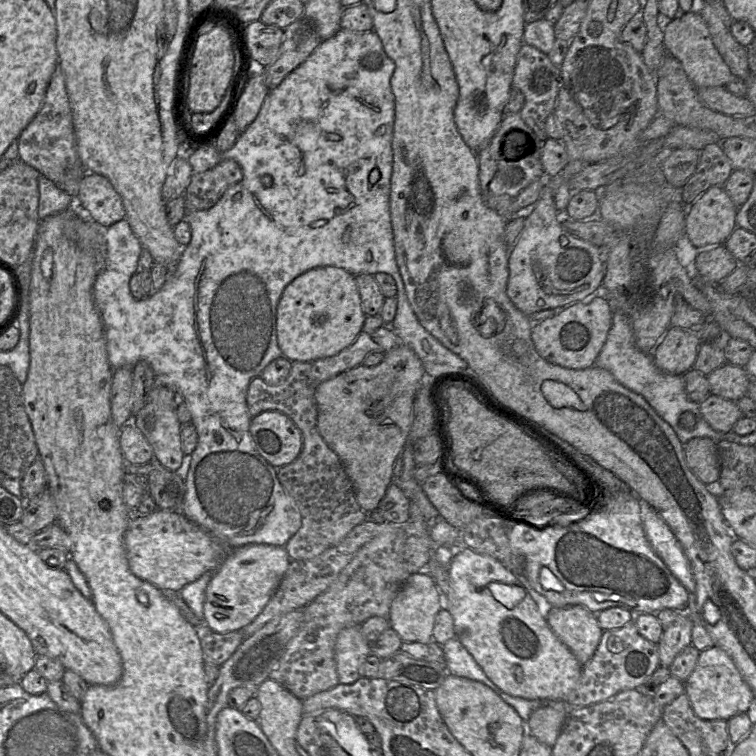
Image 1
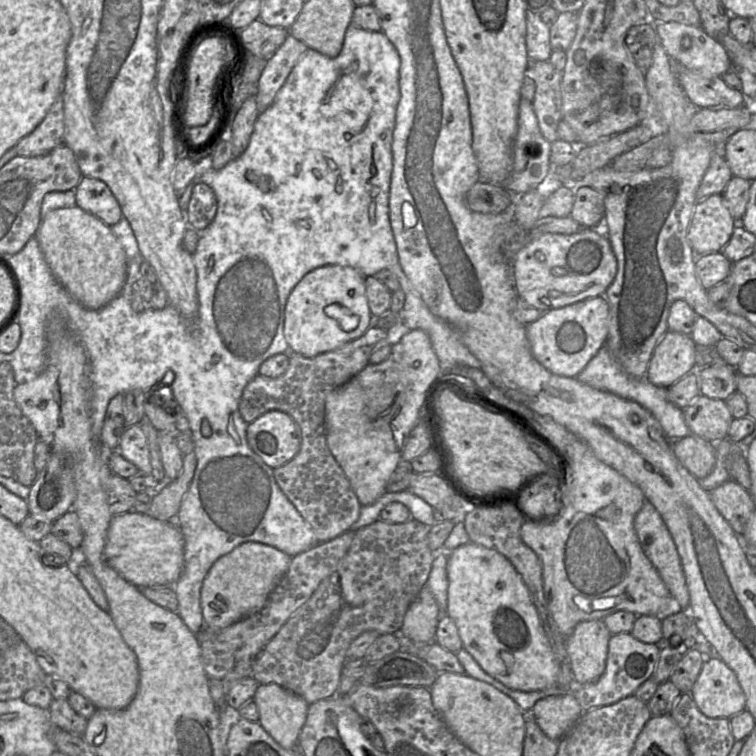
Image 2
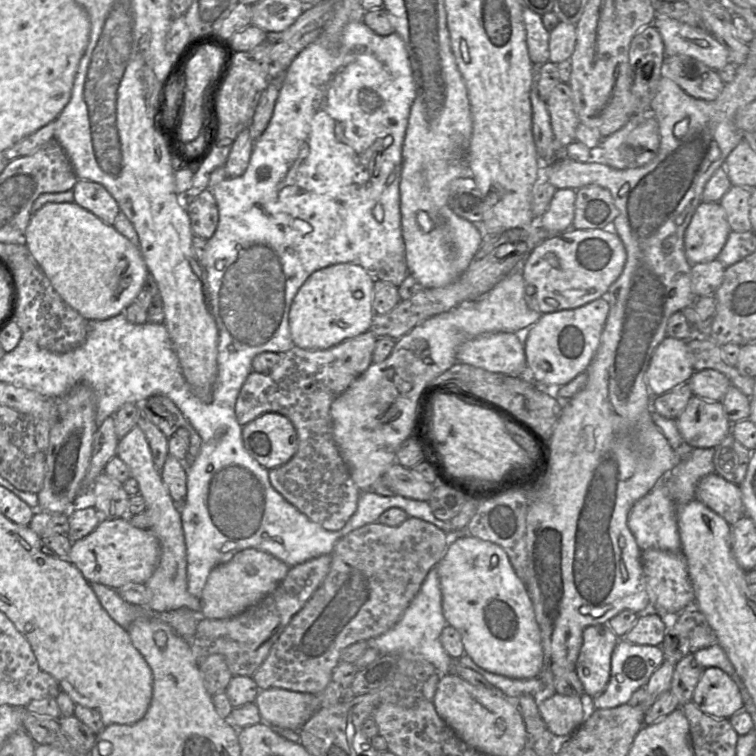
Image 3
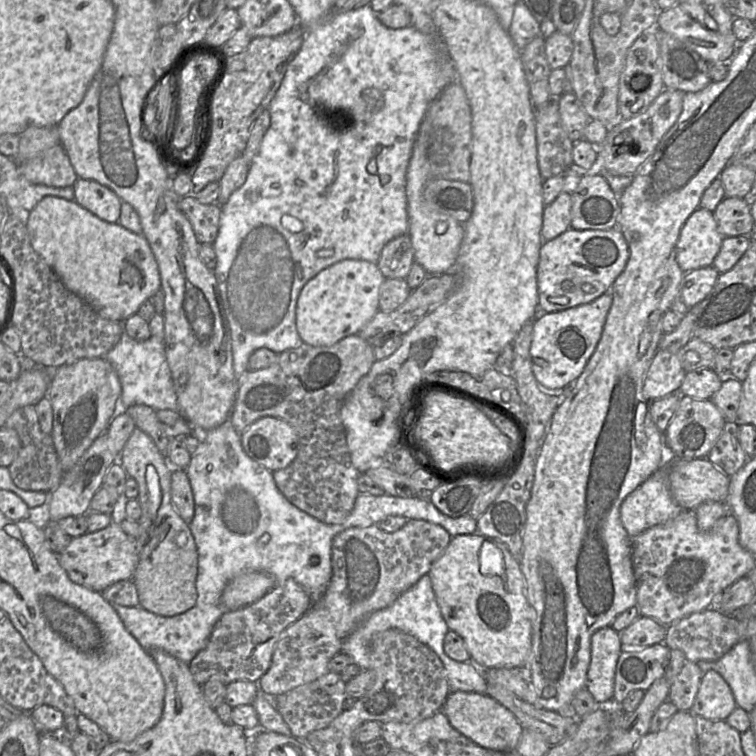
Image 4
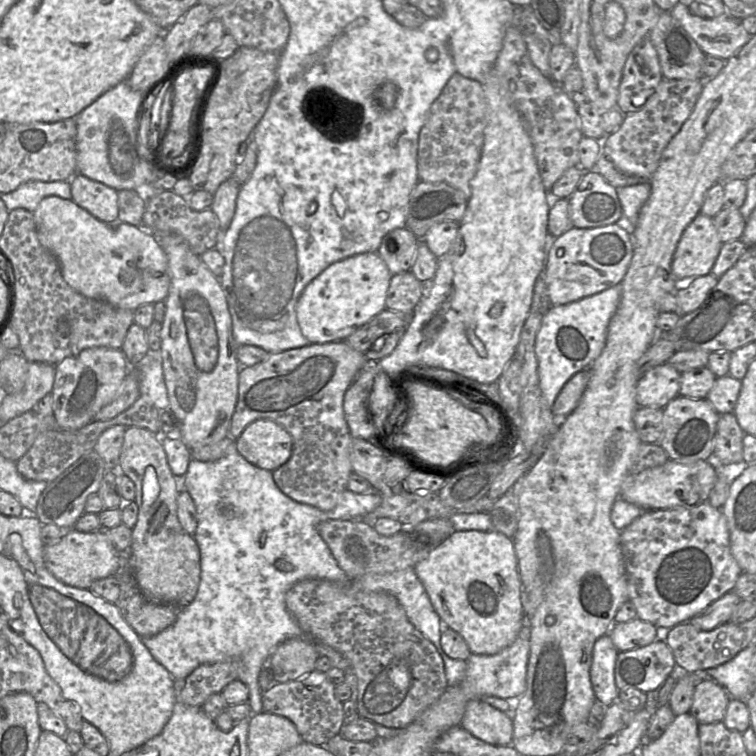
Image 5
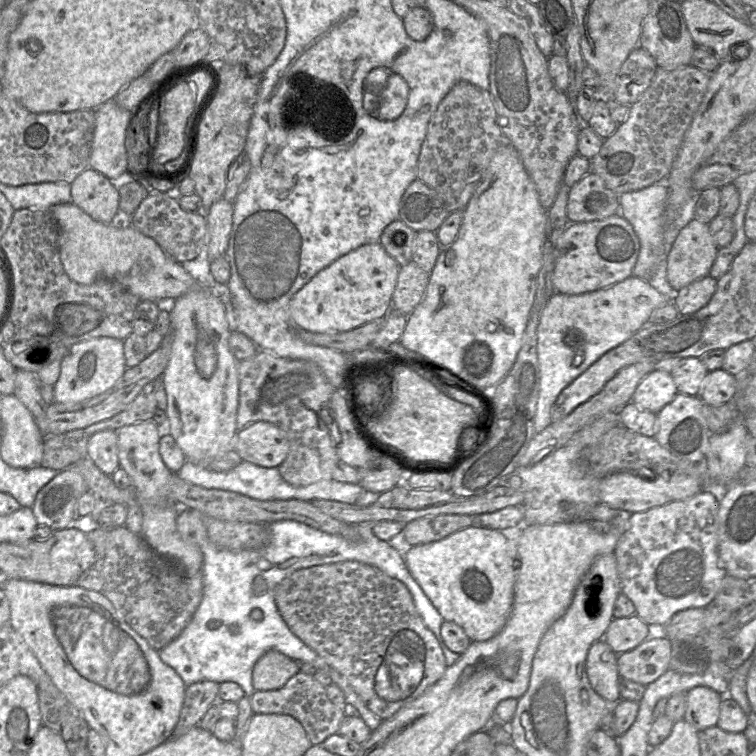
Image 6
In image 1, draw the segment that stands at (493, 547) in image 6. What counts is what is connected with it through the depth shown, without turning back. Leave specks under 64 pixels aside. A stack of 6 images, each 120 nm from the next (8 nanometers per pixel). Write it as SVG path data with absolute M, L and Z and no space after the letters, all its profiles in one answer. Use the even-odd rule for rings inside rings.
M460 546L457 549L448 566L448 570L451 579L451 600L447 601L446 609L453 617L456 637L471 654L486 676L503 692L511 696L528 700L552 700L566 703L571 692L576 689L577 683L582 674L583 666L549 627L545 618L544 609L552 606L549 606L546 600L533 591L528 584L521 583L521 581L512 572L506 569L501 562L491 556L476 553L469 547Z

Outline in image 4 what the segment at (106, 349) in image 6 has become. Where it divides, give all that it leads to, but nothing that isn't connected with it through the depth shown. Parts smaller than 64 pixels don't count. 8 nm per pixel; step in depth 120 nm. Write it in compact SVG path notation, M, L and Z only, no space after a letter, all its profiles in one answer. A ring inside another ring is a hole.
M84 358L53 371L48 397L53 408L51 436L64 473L71 470L113 418L126 412L121 405L119 376L106 358Z

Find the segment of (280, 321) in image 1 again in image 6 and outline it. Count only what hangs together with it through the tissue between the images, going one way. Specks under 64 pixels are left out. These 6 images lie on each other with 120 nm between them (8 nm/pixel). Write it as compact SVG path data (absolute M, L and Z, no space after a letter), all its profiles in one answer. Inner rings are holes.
M379 242L362 245L321 270L293 296L289 303L290 319L298 329L305 331L339 333L355 329L379 318L385 318L392 308L392 295L400 268Z

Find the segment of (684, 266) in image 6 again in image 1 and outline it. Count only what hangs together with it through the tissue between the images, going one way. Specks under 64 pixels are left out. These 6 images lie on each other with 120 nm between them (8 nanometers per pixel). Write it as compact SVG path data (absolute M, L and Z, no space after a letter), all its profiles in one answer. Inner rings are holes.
M723 186L709 188L686 217L686 236L695 247L724 244L737 227L738 208Z

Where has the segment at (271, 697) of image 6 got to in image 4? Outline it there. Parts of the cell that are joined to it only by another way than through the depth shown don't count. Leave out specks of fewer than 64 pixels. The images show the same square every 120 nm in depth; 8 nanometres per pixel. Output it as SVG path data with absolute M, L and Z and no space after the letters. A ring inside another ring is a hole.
M329 671L317 680L274 696L275 709L288 725L291 735L305 739L310 732L327 727L344 710L345 686L339 673Z

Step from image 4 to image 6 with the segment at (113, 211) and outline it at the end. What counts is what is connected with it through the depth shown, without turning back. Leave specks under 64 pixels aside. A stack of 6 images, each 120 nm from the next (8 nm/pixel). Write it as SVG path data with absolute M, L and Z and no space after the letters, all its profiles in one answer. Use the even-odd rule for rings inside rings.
M88 167L71 184L74 205L94 220L112 224L119 208L119 190L101 172Z

